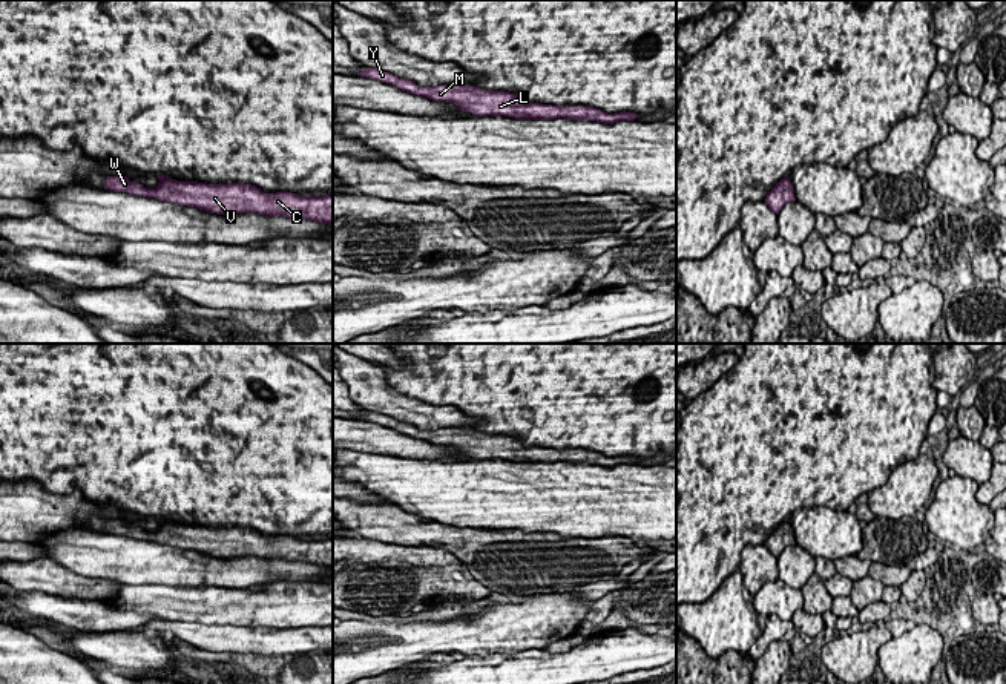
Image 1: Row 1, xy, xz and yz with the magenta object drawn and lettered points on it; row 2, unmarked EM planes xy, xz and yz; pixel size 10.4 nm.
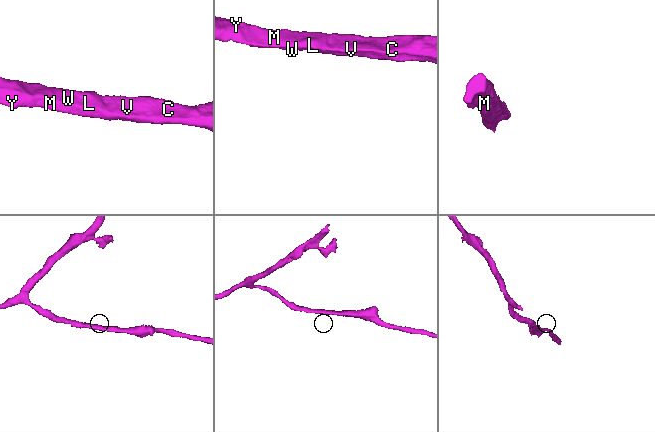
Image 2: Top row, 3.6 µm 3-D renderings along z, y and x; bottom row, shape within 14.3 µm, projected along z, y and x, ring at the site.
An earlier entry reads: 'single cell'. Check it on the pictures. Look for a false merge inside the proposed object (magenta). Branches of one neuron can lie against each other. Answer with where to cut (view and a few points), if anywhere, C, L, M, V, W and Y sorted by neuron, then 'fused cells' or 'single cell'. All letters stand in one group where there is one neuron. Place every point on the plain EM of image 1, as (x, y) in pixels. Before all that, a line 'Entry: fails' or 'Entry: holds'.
Entry: holds
no cut; C L M V W Y; single cell

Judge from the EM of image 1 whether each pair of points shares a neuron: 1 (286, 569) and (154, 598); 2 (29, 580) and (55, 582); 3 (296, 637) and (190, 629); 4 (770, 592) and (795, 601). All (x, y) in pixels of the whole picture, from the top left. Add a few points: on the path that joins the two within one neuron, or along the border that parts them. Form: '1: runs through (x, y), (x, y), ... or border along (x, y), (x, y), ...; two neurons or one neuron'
1: border along (255, 583), (246, 588), (220, 588); two neurons
2: runs through (36, 580), (49, 580); one neuron
3: runs through (270, 640), (216, 638); one neuron
4: runs through (776, 598), (789, 600); one neuron

